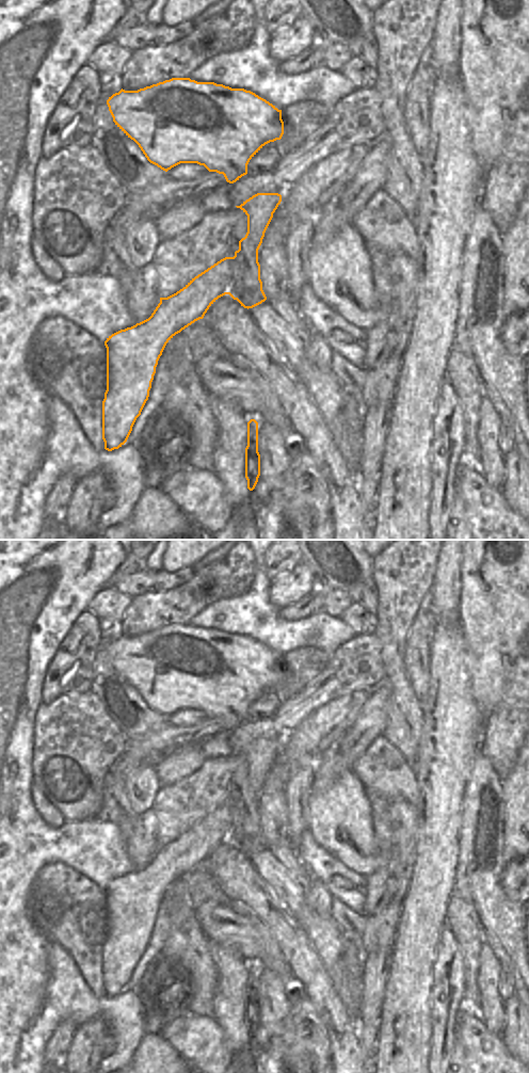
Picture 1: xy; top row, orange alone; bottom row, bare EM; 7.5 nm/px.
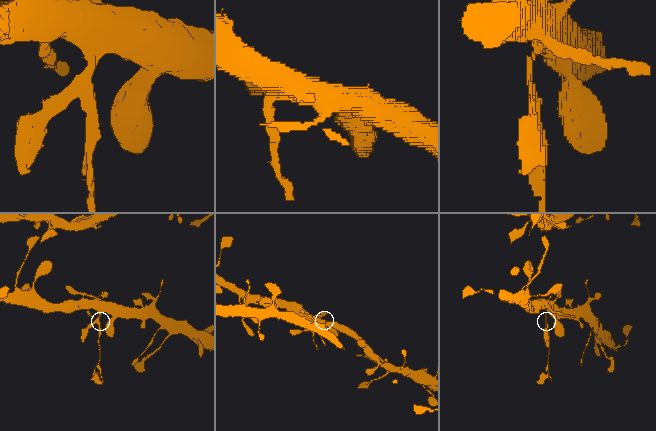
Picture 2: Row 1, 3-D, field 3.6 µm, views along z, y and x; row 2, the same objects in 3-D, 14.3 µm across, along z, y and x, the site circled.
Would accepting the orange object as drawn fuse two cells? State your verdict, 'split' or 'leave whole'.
split

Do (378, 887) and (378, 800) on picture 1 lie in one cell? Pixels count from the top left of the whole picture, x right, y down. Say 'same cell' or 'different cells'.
same cell

